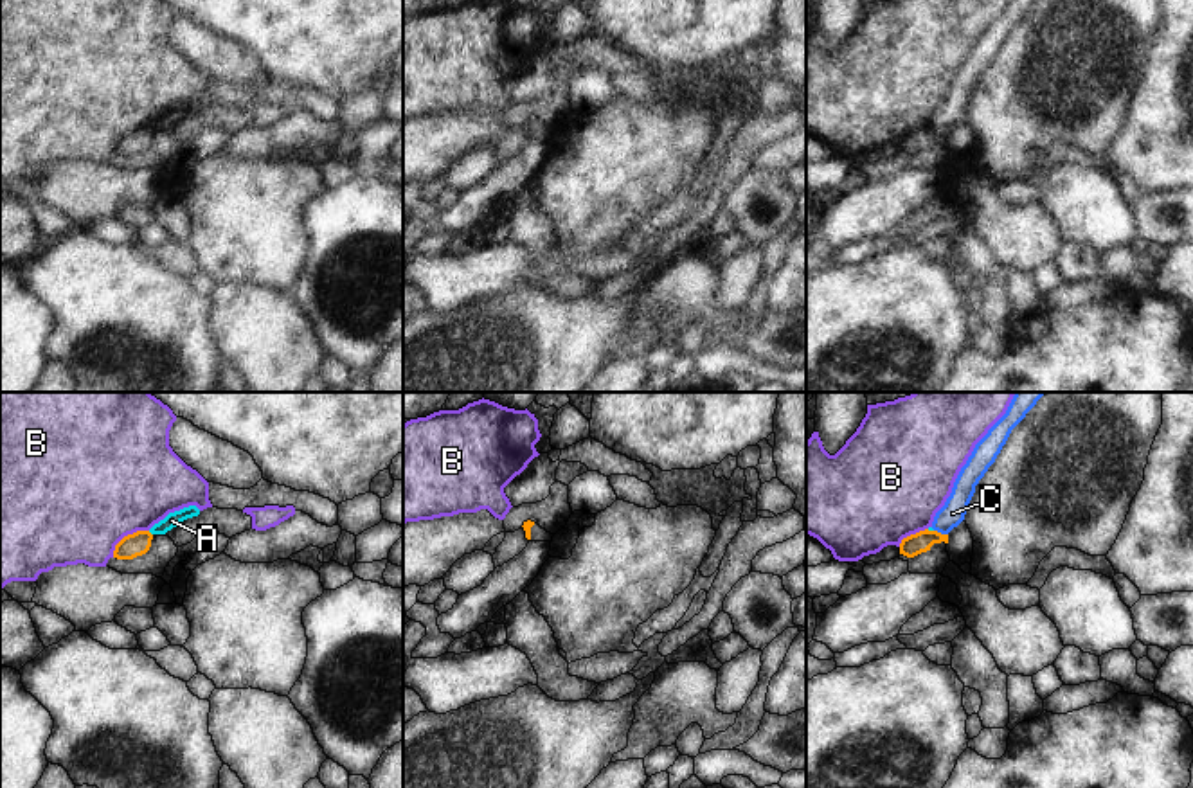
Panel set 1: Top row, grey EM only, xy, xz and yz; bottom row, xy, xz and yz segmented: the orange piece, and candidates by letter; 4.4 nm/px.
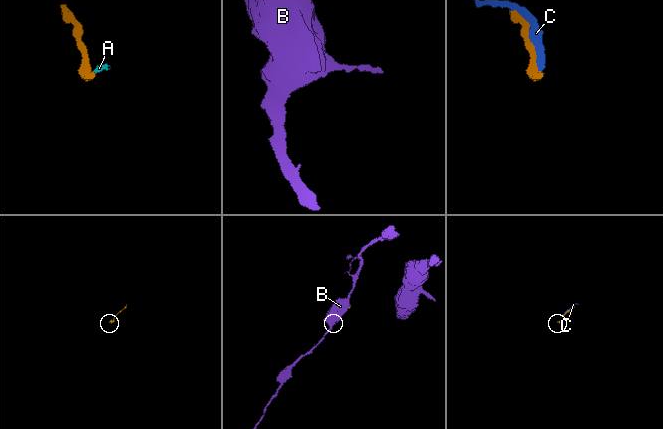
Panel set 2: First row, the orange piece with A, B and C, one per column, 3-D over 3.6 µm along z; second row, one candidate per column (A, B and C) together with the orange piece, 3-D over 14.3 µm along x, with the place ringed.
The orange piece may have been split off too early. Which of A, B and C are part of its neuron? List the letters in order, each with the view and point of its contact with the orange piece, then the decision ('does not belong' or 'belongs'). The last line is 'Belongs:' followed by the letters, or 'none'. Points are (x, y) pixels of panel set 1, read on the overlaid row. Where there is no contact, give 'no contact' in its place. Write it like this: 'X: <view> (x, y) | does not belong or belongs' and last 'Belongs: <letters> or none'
A: xy (150, 533) | does not belong
B: xy (128, 535) | does not belong
C: yz (940, 533) | does not belong
Belongs: none

